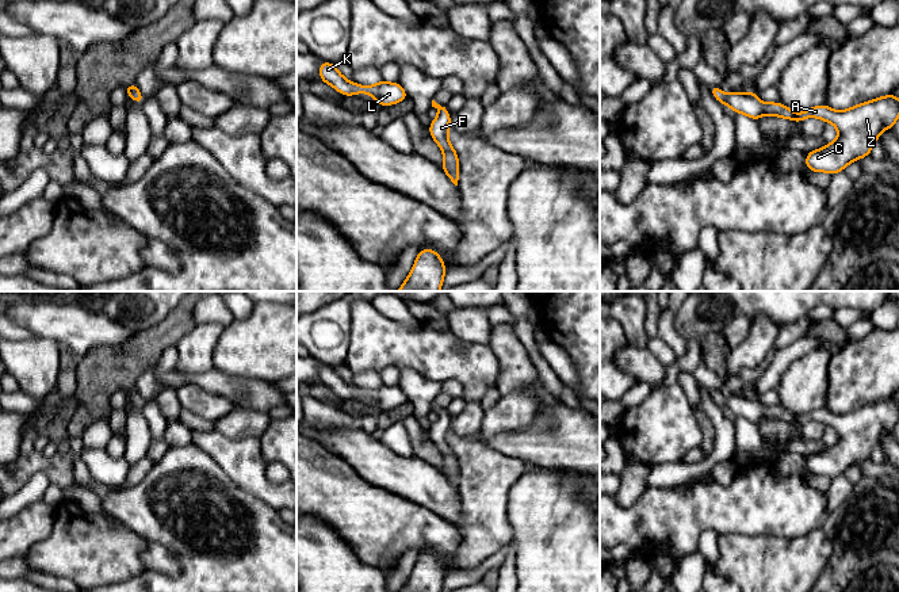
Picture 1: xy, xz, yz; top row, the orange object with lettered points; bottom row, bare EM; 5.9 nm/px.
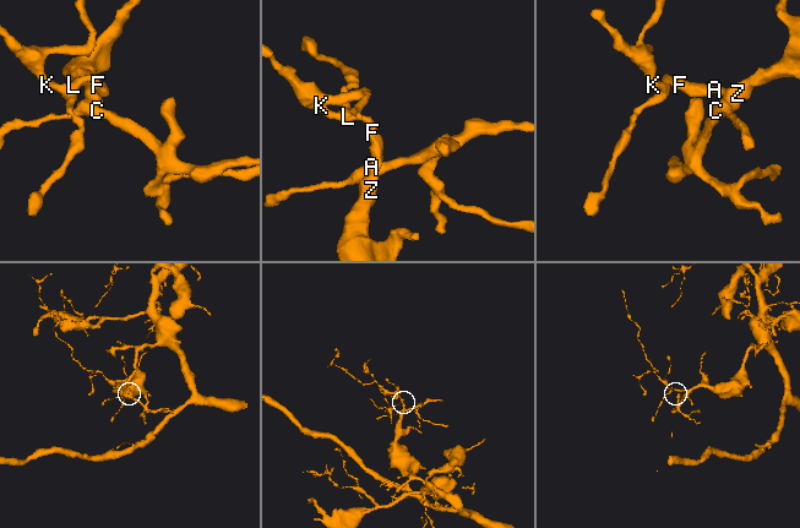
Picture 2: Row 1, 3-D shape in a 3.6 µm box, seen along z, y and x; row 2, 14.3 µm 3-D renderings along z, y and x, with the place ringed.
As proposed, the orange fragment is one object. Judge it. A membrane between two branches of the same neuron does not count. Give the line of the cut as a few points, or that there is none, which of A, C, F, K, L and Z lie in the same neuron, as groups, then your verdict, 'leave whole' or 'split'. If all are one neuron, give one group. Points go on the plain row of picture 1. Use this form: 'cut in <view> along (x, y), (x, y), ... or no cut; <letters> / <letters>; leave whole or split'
no cut; A C F K L Z; leave whole

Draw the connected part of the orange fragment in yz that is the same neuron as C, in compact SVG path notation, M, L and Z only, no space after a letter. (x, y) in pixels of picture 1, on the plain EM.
M711 389L709 394L720 408L726 408L737 417L747 419L755 425L762 419L774 419L796 427L811 420L833 427L839 440L822 452L806 458L807 474L830 478L842 475L848 467L869 459L880 436L894 432L899 421L899 402L894 396L842 415L831 413L825 406L795 417L780 405L762 406L754 394L724 398L718 389Z

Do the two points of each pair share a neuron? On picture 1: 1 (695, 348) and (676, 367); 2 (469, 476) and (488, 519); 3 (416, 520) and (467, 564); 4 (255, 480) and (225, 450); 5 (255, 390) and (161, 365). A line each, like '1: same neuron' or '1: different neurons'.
1: same neuron
2: same neuron
3: different neurons
4: same neuron
5: different neurons

